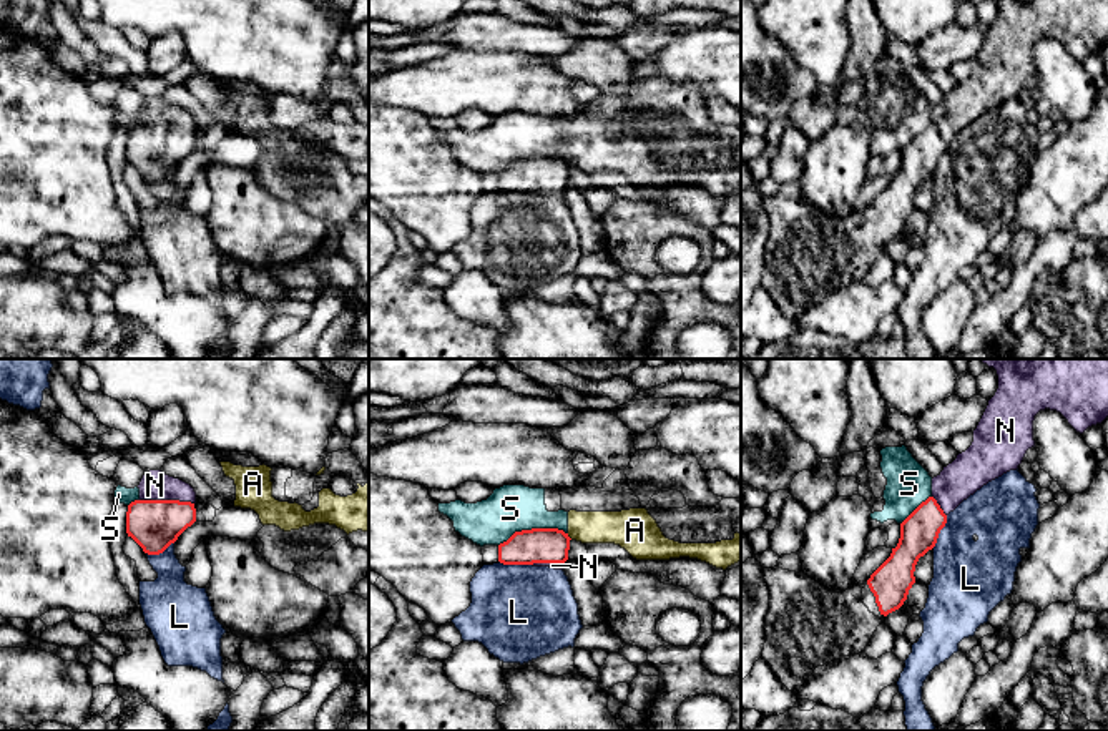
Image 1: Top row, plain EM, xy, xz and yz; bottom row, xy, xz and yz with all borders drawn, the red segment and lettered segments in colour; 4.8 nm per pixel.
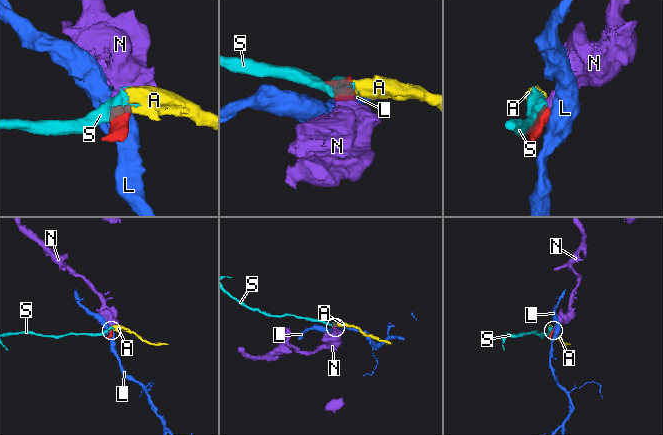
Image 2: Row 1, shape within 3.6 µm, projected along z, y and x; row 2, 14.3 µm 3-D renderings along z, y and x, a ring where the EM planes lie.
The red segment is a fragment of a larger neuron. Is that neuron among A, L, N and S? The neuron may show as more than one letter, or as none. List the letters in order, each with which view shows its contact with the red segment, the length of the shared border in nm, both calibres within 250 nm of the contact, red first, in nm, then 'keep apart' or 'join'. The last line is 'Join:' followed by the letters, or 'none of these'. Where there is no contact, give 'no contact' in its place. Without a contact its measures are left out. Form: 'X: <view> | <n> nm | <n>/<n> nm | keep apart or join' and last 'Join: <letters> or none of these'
A: xz | 40 nm | 180/160 nm | keep apart
L: xz | 170 nm | 180/460 nm | keep apart
N: xy | 280 nm | 240/140 nm | join
S: xz | 340 nm | 180/220 nm | keep apart
Join: N

